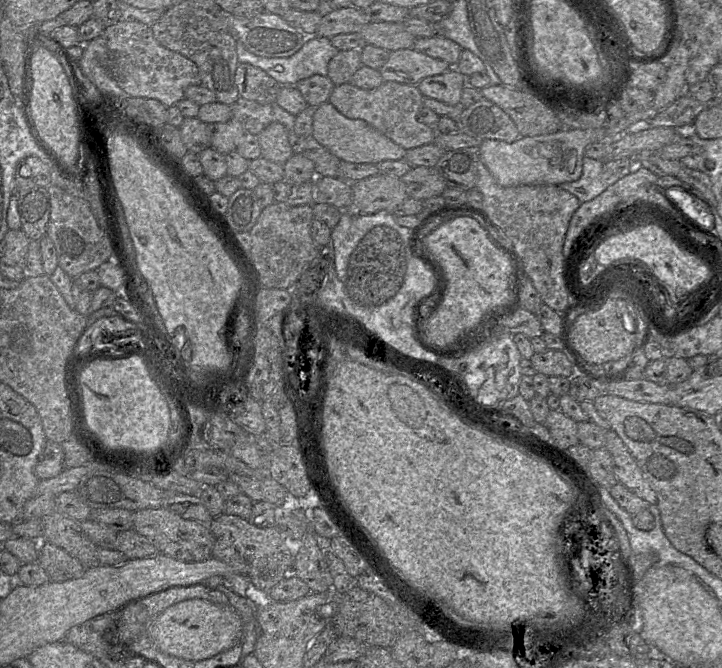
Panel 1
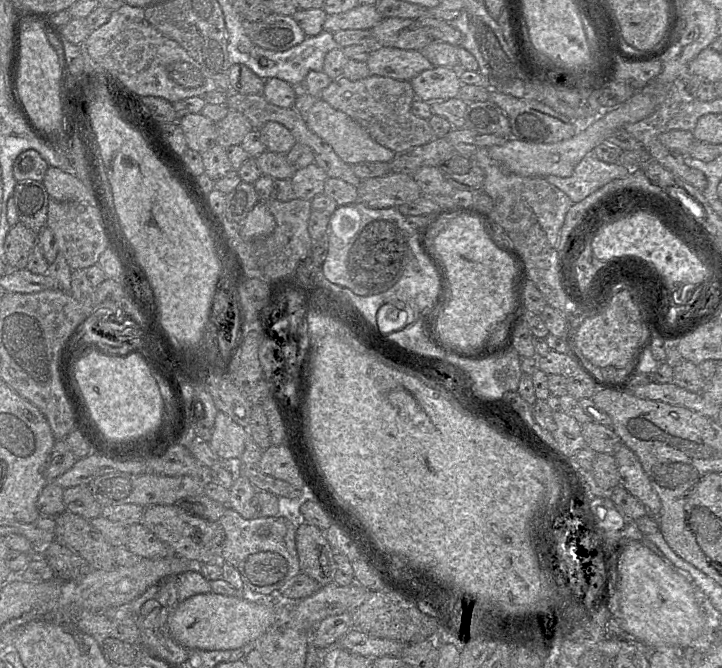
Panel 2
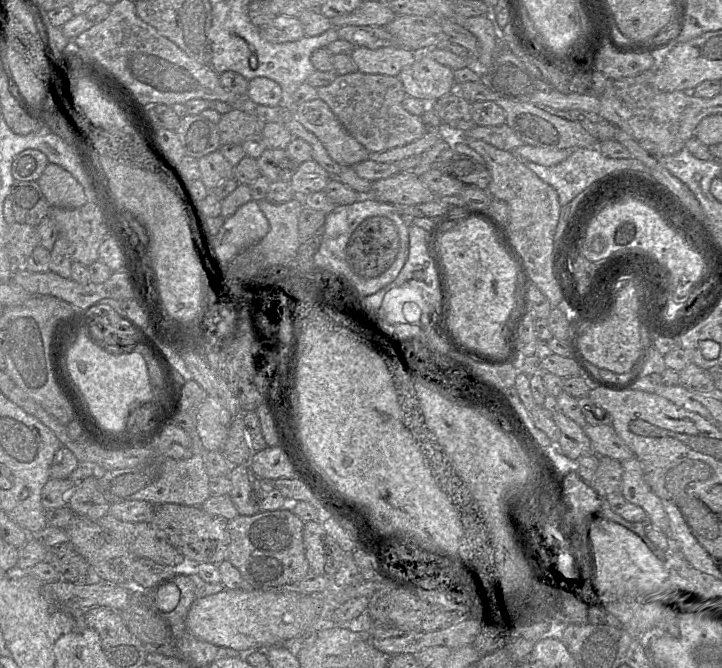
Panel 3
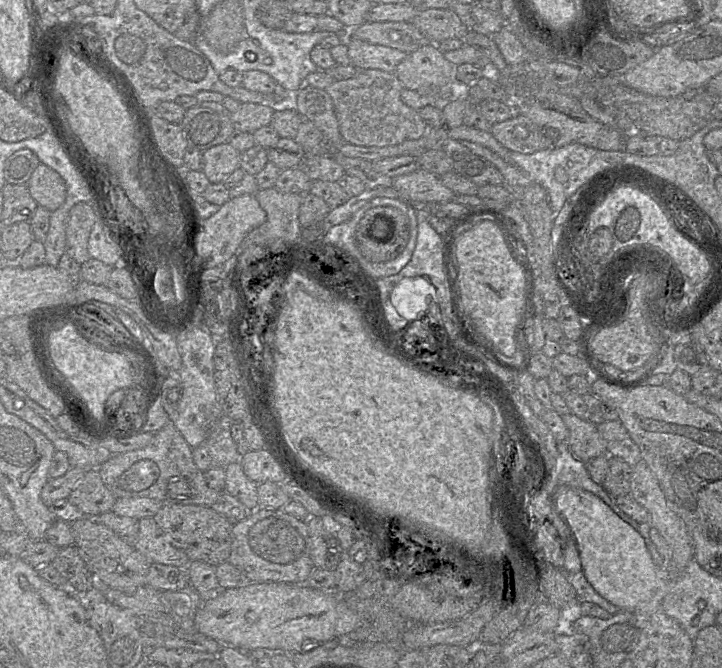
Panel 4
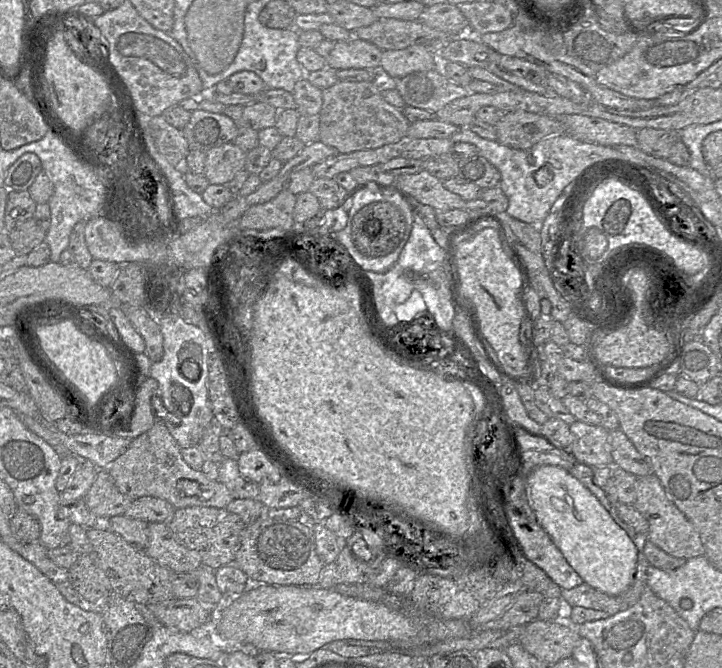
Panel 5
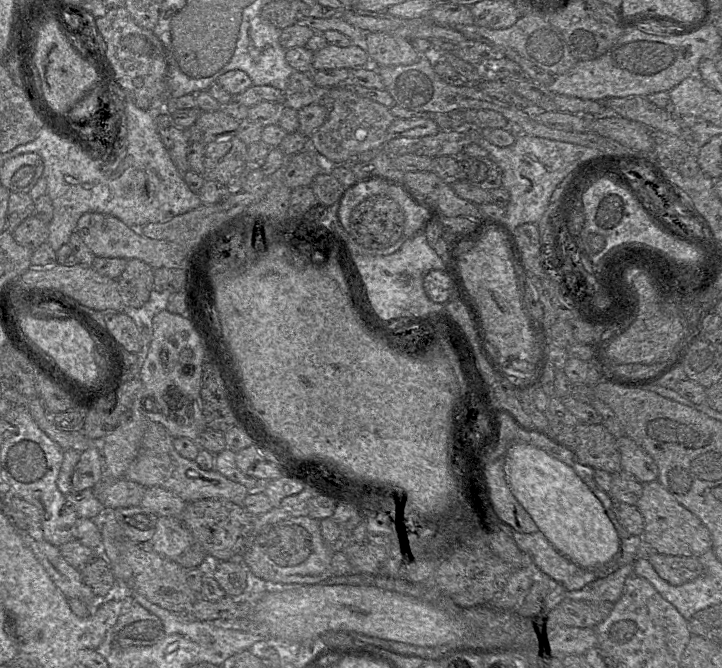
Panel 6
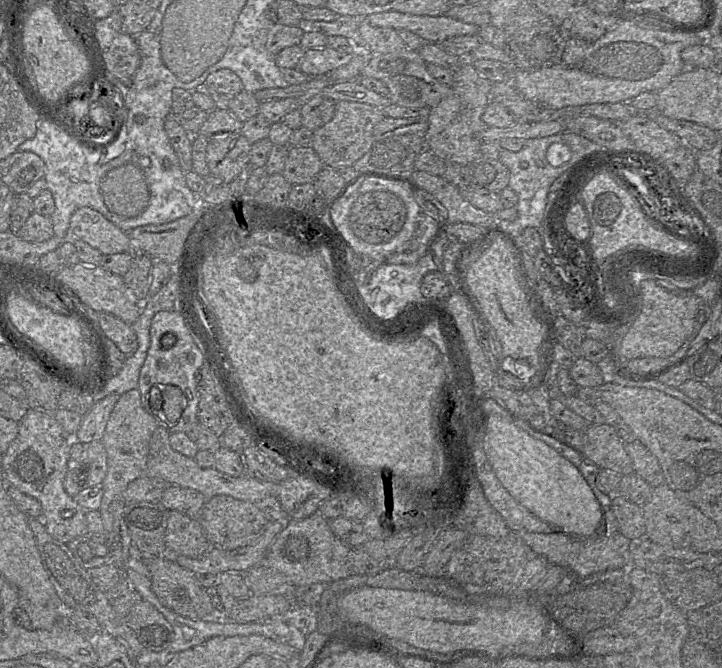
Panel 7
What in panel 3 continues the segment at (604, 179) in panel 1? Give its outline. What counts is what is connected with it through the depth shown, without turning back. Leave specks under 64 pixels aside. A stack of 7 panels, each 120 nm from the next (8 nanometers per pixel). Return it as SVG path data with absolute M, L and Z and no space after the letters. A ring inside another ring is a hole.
M582 147L575 149L572 154L554 166L543 166L531 161L524 161L527 168L533 171L541 180L552 186L557 194L561 206L569 203L579 193L594 186L605 178L616 173L639 172L644 176L649 175L649 168L635 158L616 159L604 156L597 147Z

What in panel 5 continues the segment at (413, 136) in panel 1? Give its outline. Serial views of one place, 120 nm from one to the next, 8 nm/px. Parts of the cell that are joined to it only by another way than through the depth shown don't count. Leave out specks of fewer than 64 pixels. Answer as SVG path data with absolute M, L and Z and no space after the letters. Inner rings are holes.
M380 76L372 81L338 81L322 90L319 141L335 148L340 154L376 149L398 142L407 135L410 122L402 109L388 103L382 96Z

